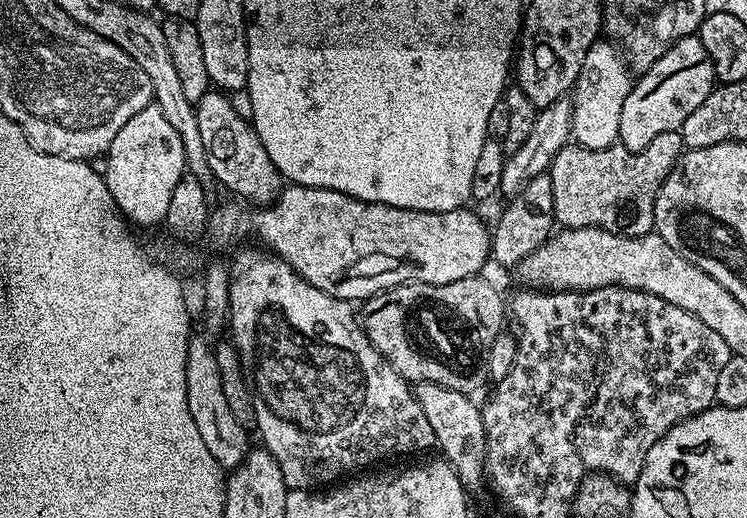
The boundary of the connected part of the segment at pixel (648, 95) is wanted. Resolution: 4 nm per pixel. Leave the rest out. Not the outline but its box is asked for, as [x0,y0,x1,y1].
[619,34,717,152]

